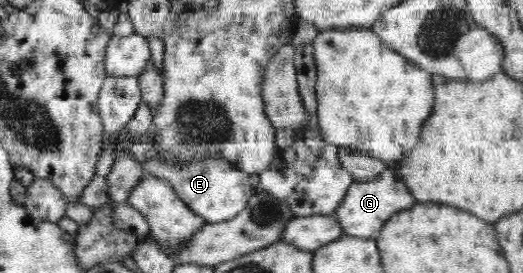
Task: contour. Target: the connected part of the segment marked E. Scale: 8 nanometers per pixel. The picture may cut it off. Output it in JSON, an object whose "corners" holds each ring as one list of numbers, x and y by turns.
{"corners":[[202,158,196,162,181,163,176,166,159,160,141,160,145,175,152,175,168,181,190,211,204,218,206,224,216,224,234,218,249,203,254,192,250,175,224,158]]}

